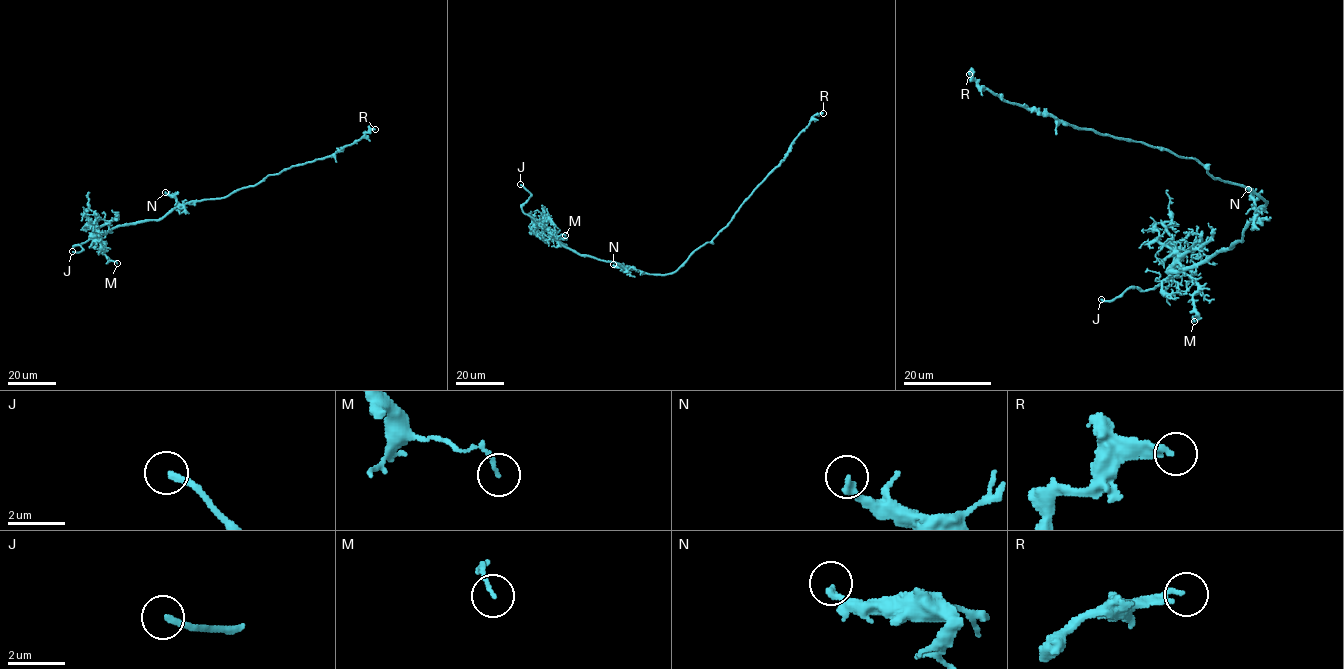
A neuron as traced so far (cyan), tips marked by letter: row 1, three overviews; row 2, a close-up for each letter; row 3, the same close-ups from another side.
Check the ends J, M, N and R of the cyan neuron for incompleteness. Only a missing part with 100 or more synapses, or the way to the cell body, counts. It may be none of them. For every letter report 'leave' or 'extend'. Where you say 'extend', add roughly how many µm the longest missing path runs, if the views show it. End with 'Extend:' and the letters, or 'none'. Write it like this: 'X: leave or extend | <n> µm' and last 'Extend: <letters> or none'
J: extend | 20 µm
M: leave
N: leave
R: leave
Extend: J

